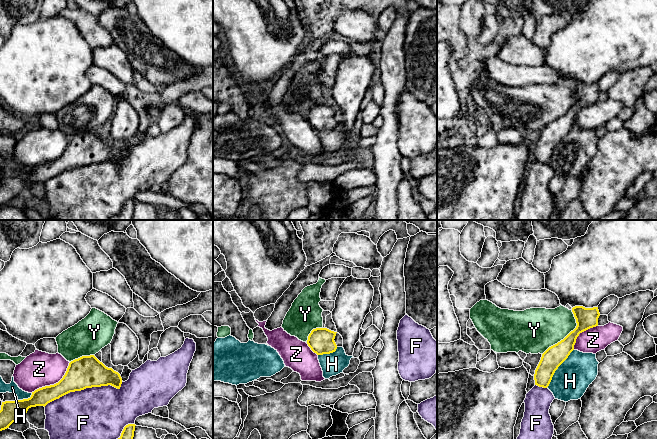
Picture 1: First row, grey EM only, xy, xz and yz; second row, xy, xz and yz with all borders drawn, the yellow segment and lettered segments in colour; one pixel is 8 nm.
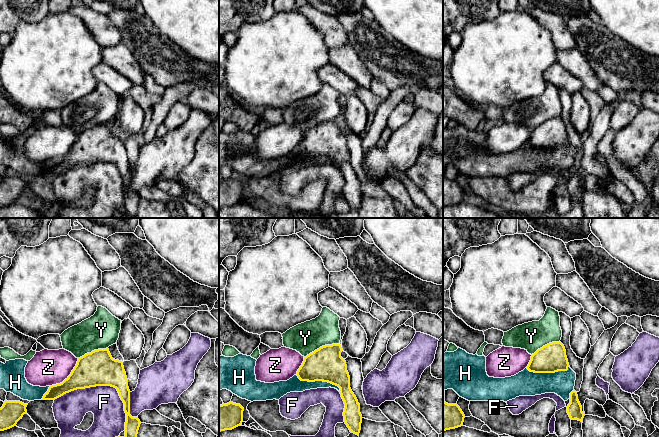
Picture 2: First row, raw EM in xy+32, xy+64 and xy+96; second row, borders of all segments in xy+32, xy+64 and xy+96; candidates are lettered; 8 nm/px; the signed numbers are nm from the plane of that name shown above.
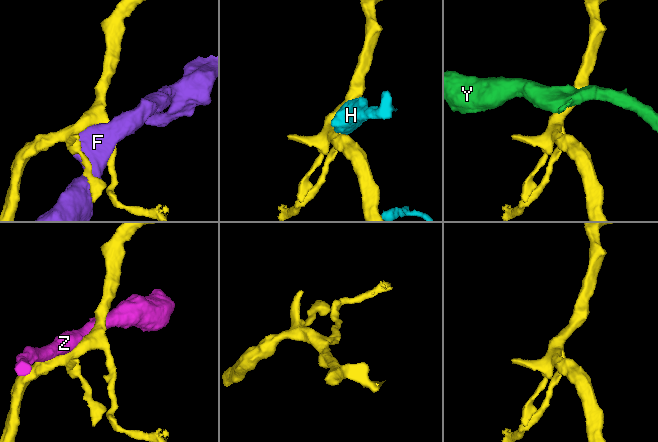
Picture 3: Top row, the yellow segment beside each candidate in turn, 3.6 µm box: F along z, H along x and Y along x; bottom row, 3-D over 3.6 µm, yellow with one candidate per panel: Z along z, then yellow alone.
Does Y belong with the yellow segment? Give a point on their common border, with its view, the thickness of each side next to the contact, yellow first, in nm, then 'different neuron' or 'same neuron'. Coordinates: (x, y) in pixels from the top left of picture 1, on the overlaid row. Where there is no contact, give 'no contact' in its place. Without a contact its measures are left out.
contact yz (568, 334); calibres 170 and 340 nm; different neuron

